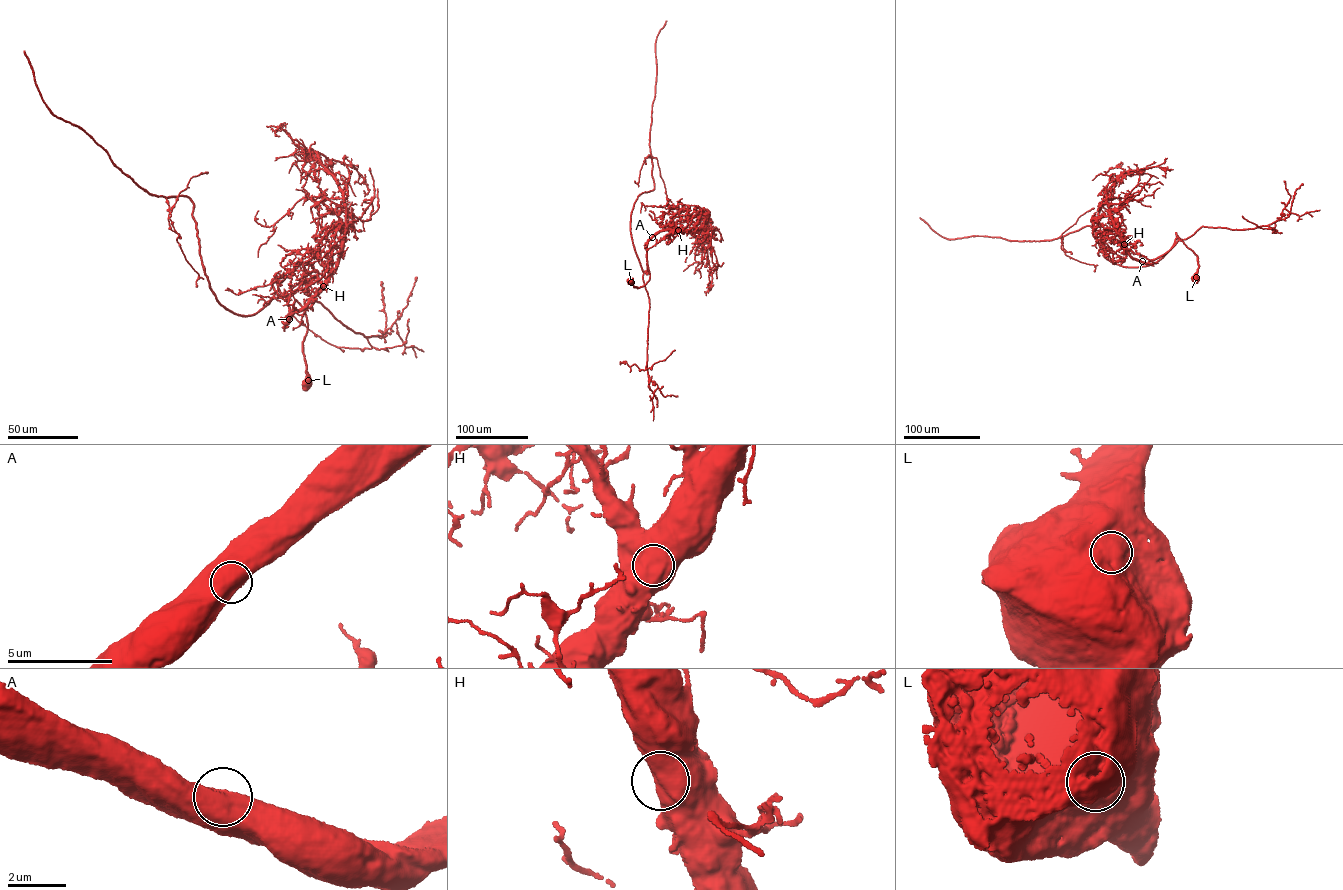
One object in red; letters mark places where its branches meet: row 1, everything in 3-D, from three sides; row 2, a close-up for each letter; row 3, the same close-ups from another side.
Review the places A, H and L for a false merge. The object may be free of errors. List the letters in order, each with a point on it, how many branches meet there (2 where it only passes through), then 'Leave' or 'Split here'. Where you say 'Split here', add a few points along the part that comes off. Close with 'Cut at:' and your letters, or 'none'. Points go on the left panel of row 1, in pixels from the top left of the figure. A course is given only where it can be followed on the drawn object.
A: Place: (289, 319). Branches: 1. Leave
H: Place: (323, 286). Branches: 1. Leave
L: Place: (308, 380). Branches: 1. Leave
Cut at: none

